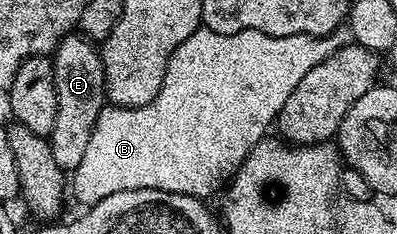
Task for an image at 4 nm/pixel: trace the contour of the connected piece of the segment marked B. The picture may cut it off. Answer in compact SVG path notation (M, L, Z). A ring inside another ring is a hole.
M346 25L338 28L336 38L317 35L276 37L259 31L221 35L199 26L192 37L172 53L164 73L164 85L152 103L143 107L103 107L96 117L92 137L88 137L88 149L84 149L84 157L72 173L73 198L75 195L80 202L86 203L82 205L93 205L104 201L104 197L112 197L112 193L156 189L209 200L209 195L218 186L221 188L238 172L250 150L267 138L269 131L266 130L275 126L280 109L284 109L284 101L288 101L292 89L300 85L304 73L336 53L340 44L350 42L350 28Z

